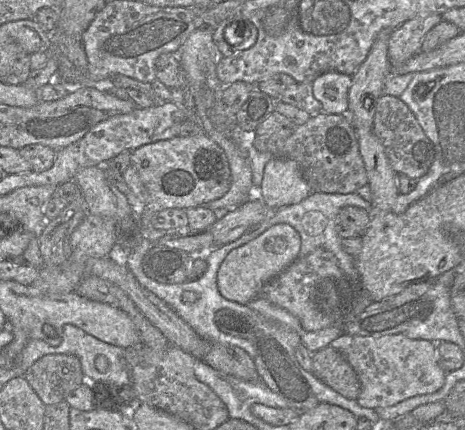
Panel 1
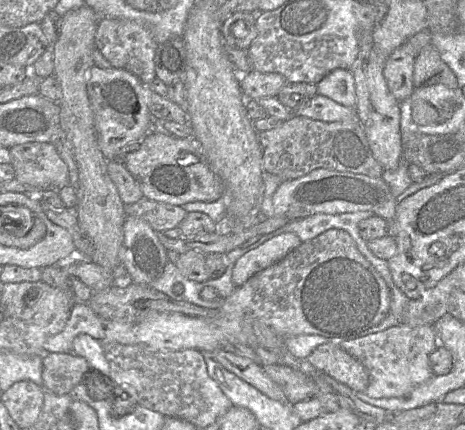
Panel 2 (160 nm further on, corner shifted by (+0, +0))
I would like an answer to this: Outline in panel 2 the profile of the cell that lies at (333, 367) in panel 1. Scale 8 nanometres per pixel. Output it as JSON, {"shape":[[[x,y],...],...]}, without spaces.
{"shape":[[[318,346],[306,360],[338,382],[355,392],[365,392],[369,385],[369,373],[365,366],[340,346]]]}

